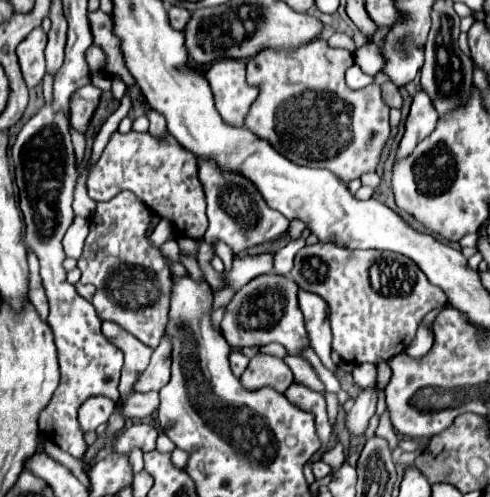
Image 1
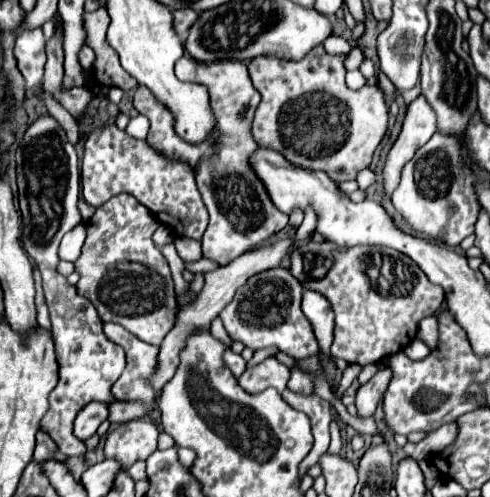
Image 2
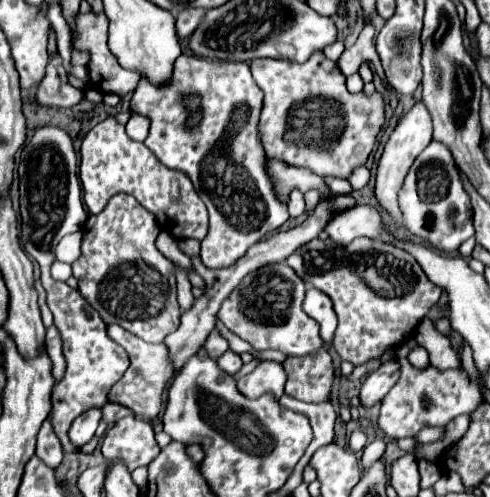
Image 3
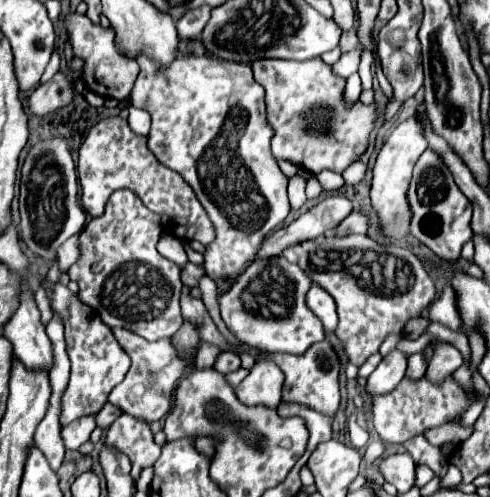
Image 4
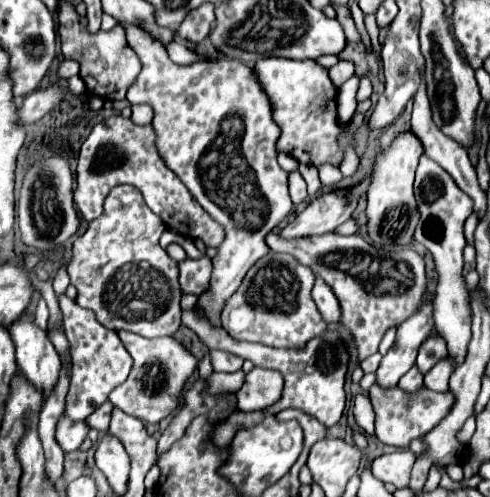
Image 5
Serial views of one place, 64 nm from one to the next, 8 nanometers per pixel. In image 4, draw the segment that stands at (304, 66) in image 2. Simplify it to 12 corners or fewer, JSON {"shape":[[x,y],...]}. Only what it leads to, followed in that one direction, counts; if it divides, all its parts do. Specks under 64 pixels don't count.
{"shape":[[258,58],[272,156],[342,174],[376,102],[344,102],[322,58]]}

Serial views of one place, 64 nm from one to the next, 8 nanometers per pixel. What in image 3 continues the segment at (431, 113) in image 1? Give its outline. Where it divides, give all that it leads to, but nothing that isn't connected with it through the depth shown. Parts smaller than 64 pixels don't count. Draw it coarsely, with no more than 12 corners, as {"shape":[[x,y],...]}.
{"shape":[[422,102],[402,116],[384,146],[376,196],[402,222],[398,190],[432,140]]}

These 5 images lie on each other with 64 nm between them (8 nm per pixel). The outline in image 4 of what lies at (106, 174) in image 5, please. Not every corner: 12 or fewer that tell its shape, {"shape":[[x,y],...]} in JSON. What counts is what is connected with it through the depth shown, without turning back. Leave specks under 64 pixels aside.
{"shape":[[120,116],[80,146],[80,200],[100,216],[132,190],[180,240],[212,242],[186,180]]}

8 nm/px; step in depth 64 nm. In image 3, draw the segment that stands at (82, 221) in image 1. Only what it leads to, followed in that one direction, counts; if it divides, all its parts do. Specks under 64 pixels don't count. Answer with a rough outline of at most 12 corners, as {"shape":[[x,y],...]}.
{"shape":[[82,232],[64,236],[56,258],[72,264],[80,256]]}

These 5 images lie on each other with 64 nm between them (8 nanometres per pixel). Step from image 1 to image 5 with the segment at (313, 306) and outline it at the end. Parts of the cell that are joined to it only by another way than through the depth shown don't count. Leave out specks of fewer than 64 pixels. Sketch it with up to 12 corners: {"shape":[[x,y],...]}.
{"shape":[[320,278],[312,288],[318,312],[328,324],[340,320],[338,300]]}

